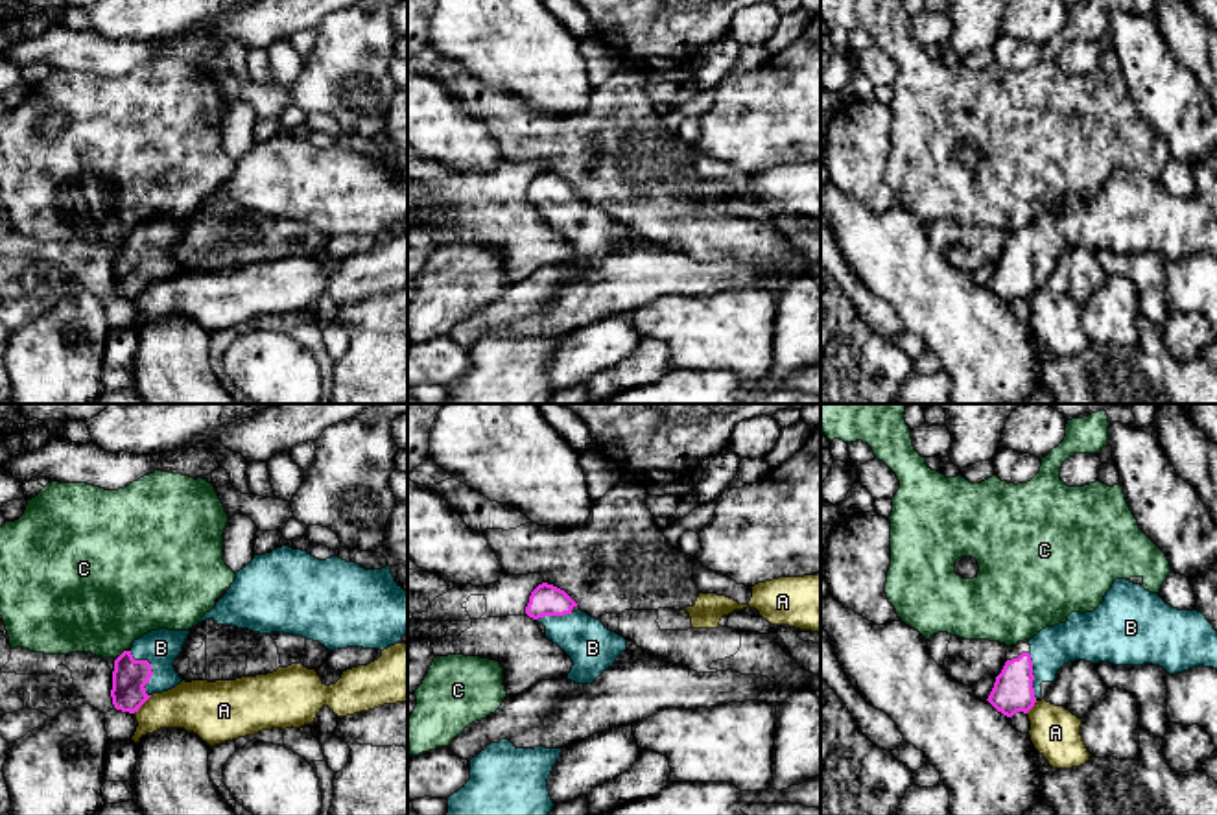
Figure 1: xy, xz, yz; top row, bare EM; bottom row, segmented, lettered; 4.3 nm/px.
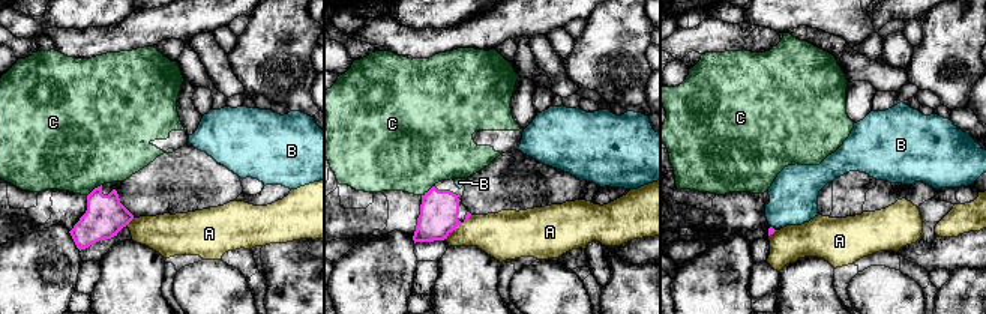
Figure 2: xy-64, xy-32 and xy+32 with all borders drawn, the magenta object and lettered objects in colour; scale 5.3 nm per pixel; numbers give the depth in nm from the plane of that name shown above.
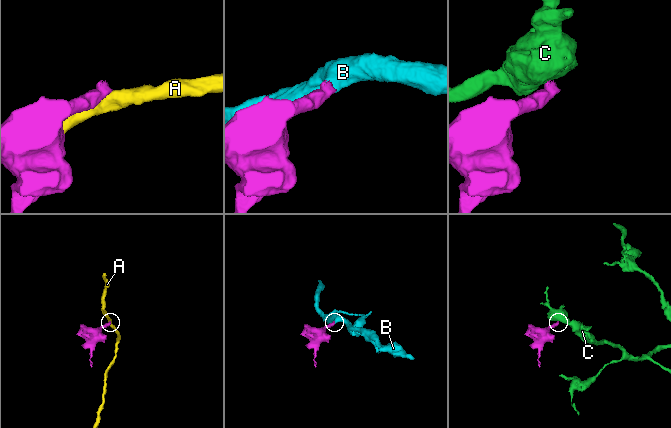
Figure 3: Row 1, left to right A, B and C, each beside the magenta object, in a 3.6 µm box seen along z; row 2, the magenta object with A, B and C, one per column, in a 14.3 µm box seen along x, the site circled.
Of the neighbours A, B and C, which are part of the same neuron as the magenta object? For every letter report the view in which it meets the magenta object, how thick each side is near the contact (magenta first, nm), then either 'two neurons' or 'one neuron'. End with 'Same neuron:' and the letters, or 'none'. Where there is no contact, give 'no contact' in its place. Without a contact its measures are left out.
A: xy | 150/240 nm | two neurons
B: xy | 150/160 nm | one neuron
C: xy | 150/460 nm | two neurons
Same neuron: B

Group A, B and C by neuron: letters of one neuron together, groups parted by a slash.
A / B / C

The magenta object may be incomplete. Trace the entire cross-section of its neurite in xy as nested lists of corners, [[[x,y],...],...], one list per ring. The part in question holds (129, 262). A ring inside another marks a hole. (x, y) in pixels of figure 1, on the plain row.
[[[190,216],[151,218],[114,247],[111,284],[116,297],[135,301],[153,280],[168,278],[183,269],[173,249],[188,221]]]

